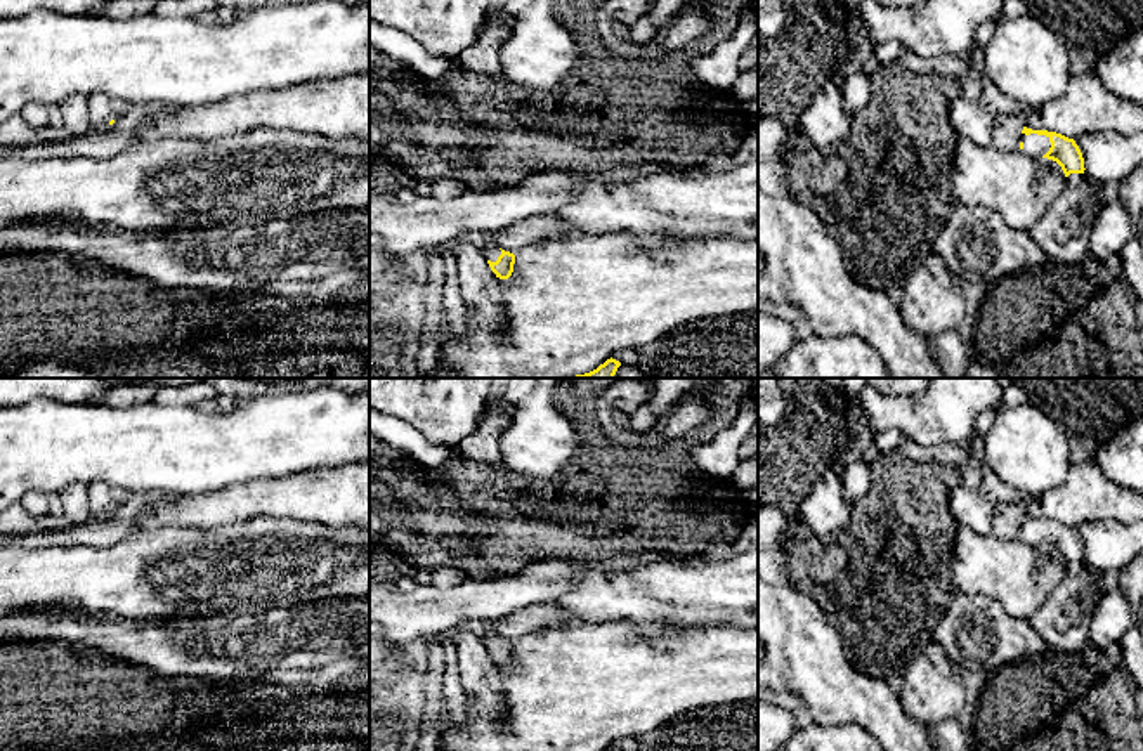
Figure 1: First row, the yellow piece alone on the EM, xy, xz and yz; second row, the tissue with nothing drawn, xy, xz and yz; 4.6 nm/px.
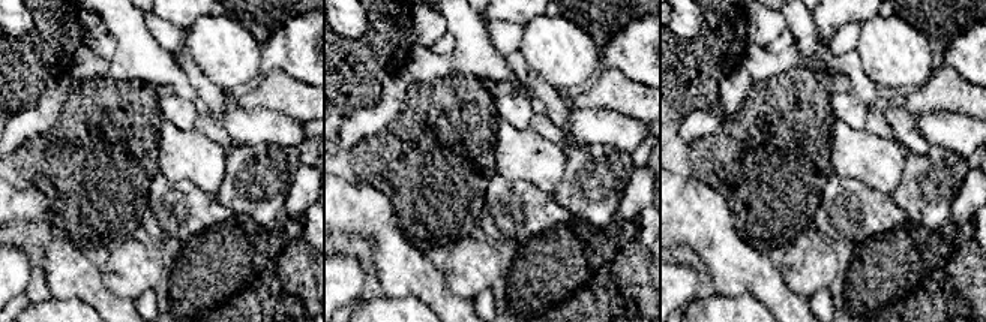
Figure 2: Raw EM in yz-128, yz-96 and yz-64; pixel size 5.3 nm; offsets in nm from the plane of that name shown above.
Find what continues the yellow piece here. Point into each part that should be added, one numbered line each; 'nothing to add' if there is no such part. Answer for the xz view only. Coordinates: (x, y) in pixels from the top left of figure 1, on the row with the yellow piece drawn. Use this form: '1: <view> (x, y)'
1: xz (491, 252)

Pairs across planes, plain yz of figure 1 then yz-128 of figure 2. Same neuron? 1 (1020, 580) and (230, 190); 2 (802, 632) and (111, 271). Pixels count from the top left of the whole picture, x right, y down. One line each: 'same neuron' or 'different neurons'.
1: different neurons
2: different neurons

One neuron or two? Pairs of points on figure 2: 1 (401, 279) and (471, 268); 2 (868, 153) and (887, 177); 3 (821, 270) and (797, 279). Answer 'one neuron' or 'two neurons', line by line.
1: two neurons
2: one neuron
3: one neuron

